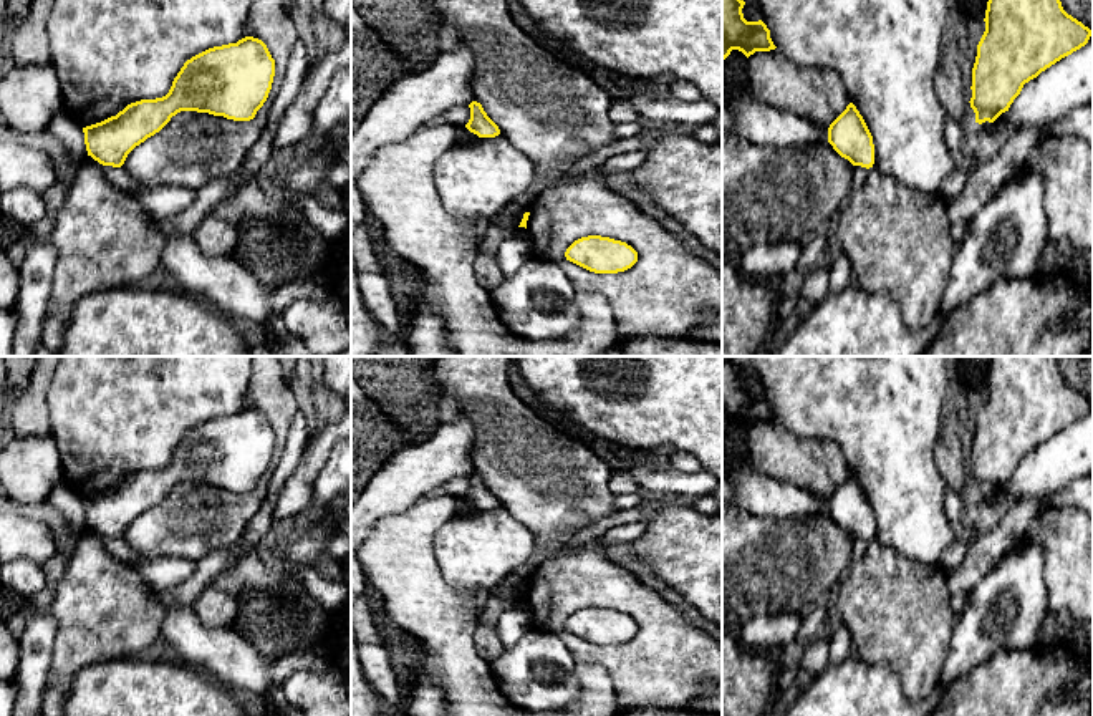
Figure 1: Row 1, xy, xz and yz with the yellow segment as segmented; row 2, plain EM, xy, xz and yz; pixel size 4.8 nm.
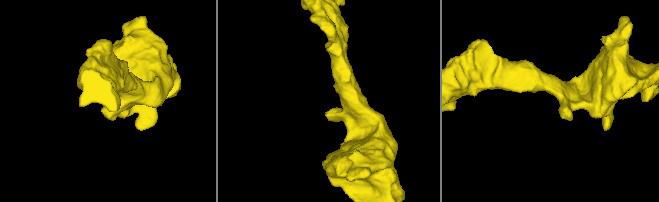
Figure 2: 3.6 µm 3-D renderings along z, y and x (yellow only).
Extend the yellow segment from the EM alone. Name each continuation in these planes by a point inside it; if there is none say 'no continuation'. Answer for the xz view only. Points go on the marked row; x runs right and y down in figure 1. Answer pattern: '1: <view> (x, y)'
no continuation

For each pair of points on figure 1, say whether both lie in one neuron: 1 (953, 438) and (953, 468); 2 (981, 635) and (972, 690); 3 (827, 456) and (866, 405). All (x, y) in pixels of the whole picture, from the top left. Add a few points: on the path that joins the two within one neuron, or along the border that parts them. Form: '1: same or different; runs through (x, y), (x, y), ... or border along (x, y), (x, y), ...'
1: same; runs through (953, 445), (953, 461)
2: different; border along (1011, 648), (992, 653), (944, 688)
3: different; border along (797, 435), (830, 440), (842, 451), (850, 473)

